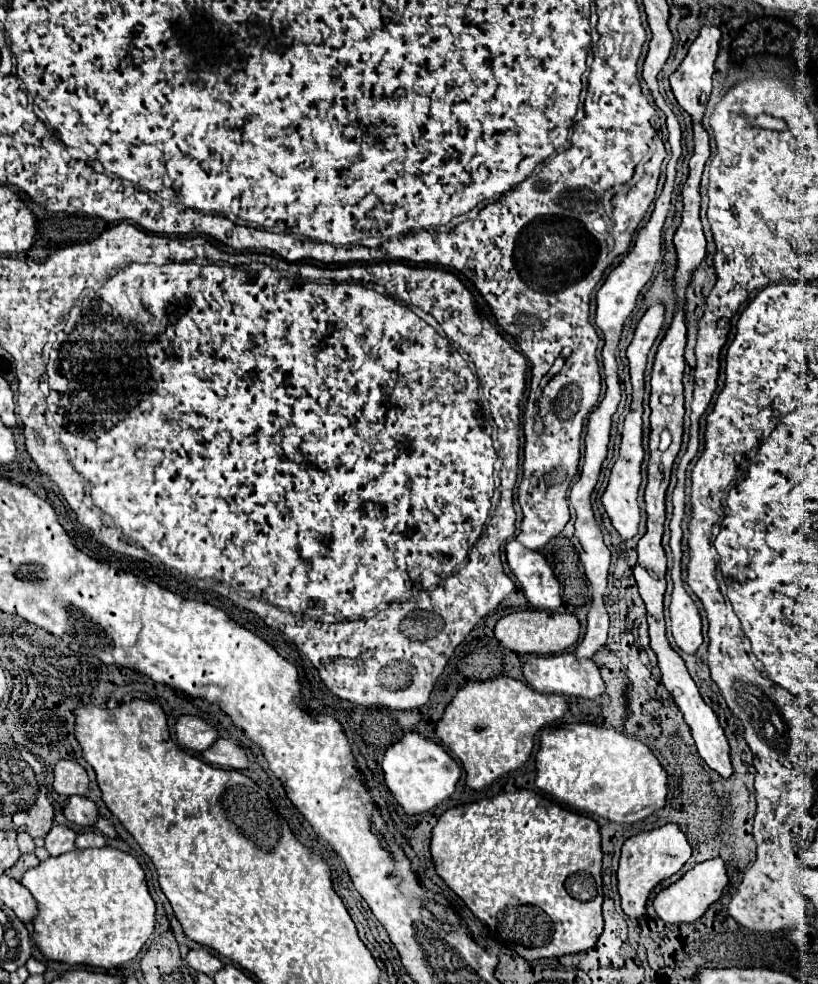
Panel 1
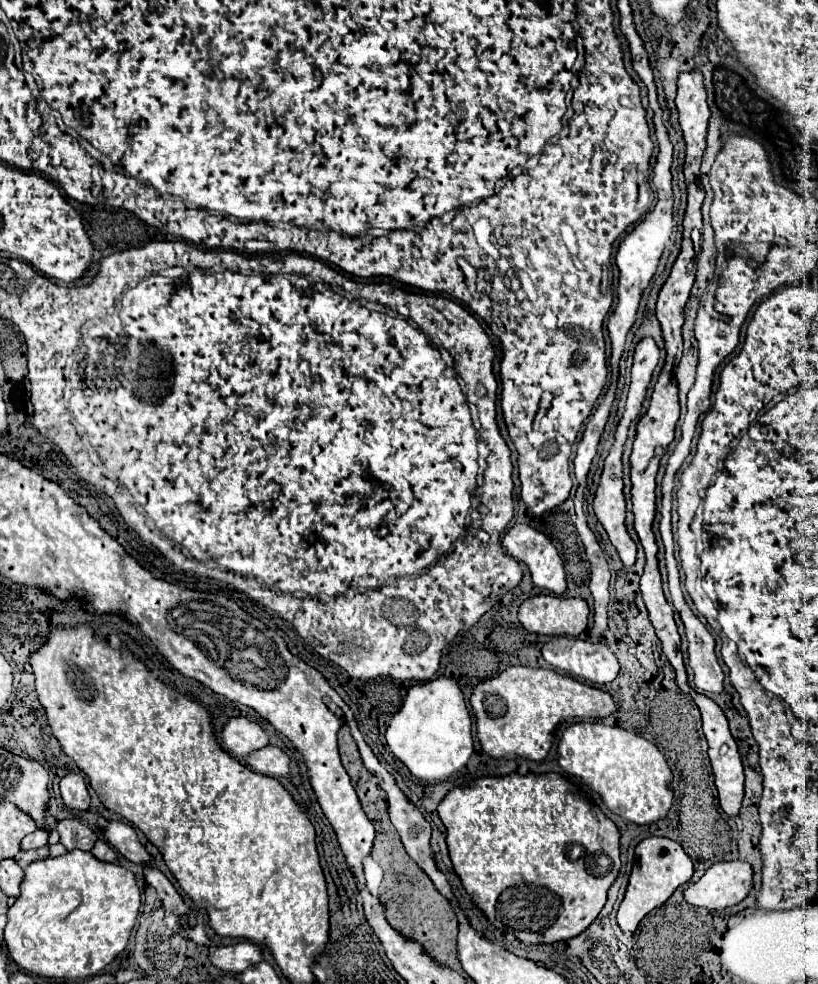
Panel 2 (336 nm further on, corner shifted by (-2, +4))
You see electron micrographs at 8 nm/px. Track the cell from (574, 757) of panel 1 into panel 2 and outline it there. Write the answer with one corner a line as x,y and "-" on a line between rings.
601,722
571,724
559,742
559,766
567,776
581,778
595,790
607,808
635,824
651,824
667,816
673,804
671,768
665,756
635,732
605,726

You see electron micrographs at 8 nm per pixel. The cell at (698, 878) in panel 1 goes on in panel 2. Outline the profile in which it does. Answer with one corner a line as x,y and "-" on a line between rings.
743,860
713,864
683,896
689,904
709,910
723,910
739,904
753,890
751,864

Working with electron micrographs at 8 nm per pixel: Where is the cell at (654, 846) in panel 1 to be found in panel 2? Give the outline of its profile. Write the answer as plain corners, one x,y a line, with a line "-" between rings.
647,838
635,848
635,864
629,876
625,898
617,910
617,924
623,932
635,932
645,914
661,906
681,884
693,876
693,862
679,842
669,838

